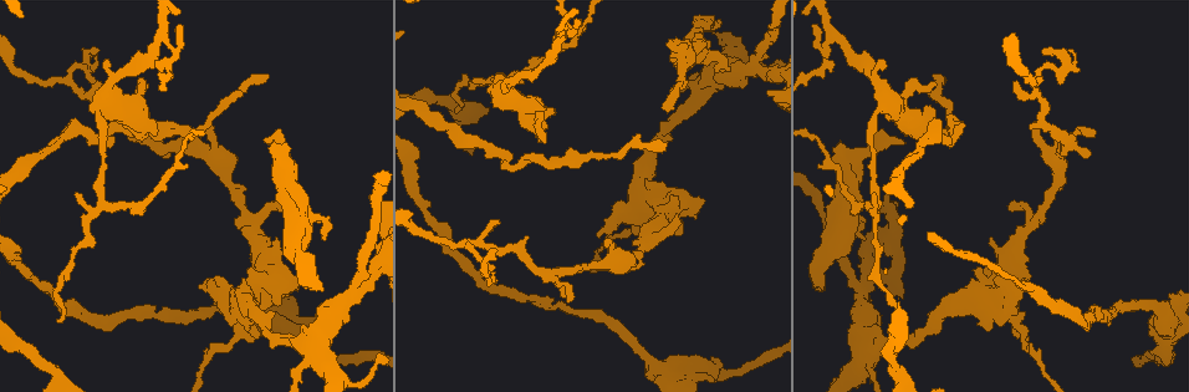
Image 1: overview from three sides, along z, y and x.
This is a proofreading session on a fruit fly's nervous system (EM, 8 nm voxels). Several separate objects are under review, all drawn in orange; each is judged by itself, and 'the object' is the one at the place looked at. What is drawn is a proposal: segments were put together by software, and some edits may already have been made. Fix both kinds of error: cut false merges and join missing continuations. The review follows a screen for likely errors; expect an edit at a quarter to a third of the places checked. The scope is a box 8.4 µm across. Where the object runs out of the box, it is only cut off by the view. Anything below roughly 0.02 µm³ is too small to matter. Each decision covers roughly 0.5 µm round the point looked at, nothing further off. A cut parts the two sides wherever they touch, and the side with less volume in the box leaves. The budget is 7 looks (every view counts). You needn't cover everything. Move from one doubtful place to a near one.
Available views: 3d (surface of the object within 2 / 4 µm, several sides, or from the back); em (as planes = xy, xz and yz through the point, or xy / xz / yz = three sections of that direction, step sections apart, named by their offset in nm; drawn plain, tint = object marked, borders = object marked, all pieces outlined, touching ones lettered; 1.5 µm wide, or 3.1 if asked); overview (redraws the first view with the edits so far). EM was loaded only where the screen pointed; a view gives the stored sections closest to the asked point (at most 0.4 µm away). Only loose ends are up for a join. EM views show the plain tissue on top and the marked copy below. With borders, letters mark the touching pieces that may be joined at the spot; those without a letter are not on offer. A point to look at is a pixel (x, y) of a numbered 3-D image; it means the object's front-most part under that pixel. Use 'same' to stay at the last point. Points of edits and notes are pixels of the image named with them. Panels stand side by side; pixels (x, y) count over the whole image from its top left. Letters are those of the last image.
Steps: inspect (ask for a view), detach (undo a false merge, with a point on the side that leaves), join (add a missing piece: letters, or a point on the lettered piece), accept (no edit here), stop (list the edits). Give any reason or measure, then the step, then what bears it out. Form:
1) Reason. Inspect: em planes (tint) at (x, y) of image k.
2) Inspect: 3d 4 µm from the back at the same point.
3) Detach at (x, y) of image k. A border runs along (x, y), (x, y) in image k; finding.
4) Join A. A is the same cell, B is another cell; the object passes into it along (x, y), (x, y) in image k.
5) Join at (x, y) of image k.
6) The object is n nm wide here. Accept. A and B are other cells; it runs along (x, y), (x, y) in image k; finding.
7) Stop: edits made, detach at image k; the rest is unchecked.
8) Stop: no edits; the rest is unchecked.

Free end. Inspect: 3d 4 µm at (839, 145) of image 1.

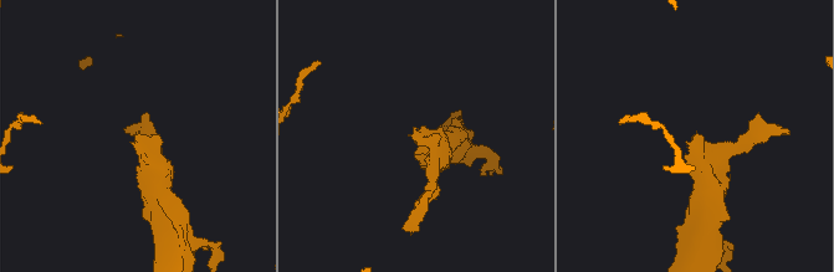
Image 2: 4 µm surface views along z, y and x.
Shape alone is not enough. Inspect: em yz step 8 (tint) at (141, 135) of image 2.

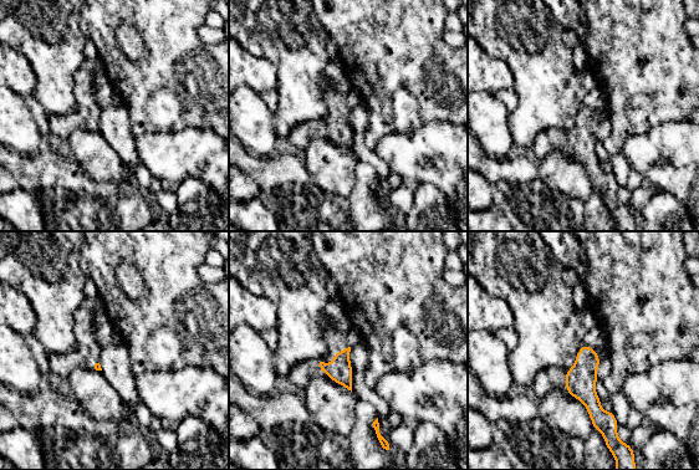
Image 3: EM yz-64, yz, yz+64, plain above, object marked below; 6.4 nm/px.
Inspect: em planes (borders) at the same point.

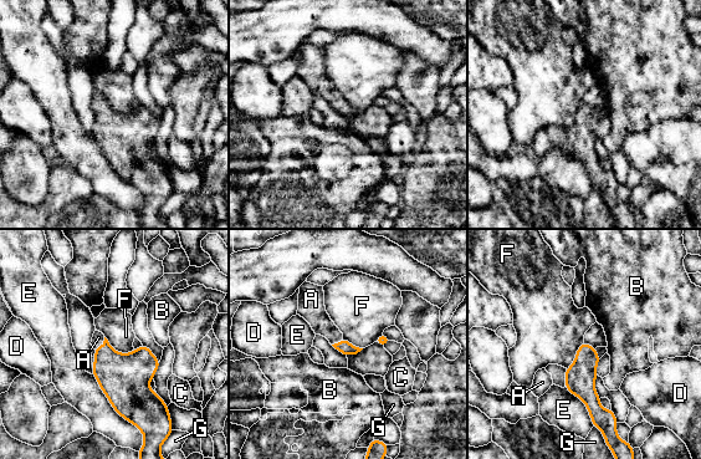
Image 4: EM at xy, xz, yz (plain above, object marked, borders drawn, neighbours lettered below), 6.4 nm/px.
Join A. A is the same cell, B, C, D, E, F and G are other cells; the neuron continues.

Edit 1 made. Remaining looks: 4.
Inspect: overview.

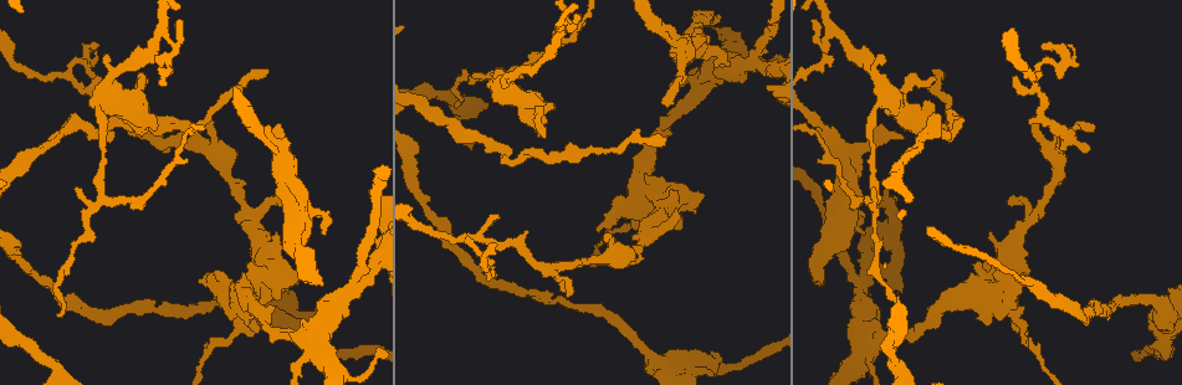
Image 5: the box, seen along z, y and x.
Inspect: em yz step 8 (tint) at (323, 232) of image 5.

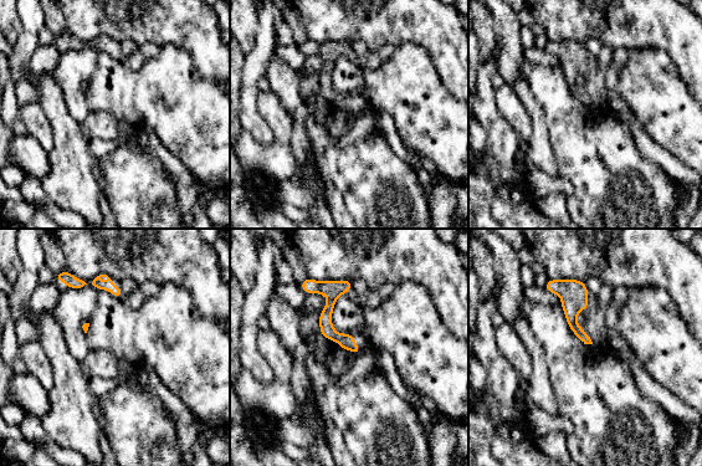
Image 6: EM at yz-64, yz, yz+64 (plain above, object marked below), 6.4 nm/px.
What lies round it. Inspect: em yz step 8 (borders) at the same point.

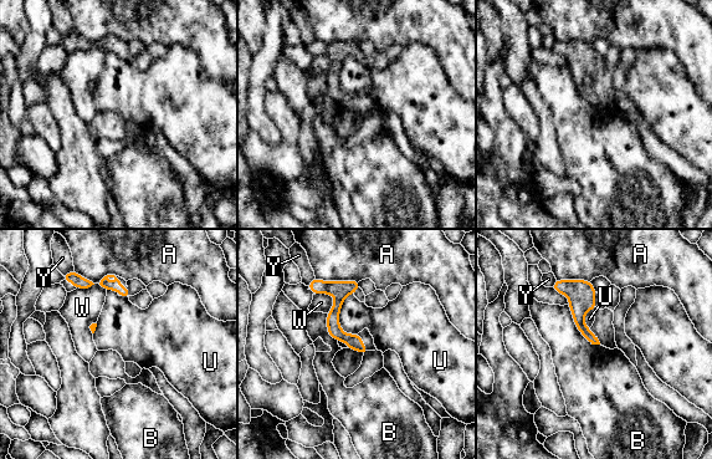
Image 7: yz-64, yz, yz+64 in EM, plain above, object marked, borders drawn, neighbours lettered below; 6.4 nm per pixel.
Accept. A, B, U, W and Y are other cells; it runs along (318, 285), (337, 296), (334, 327), (363, 350) in image 7; none of them fits.

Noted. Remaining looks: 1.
Stop: edits made, join at image 4; the rest is unchecked.

